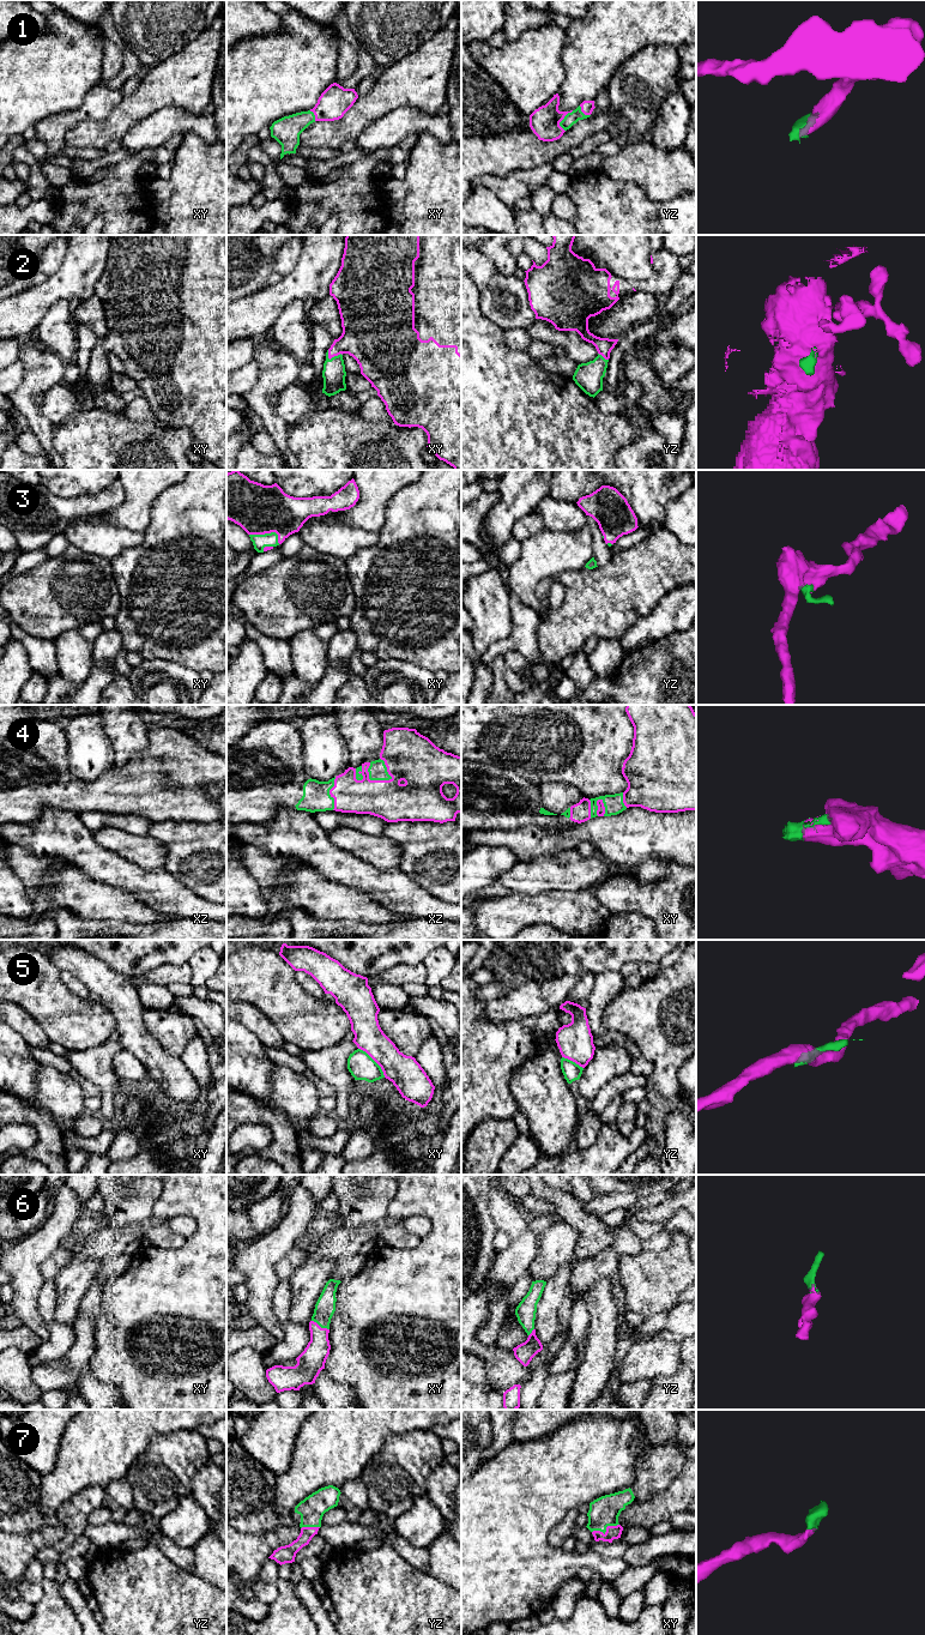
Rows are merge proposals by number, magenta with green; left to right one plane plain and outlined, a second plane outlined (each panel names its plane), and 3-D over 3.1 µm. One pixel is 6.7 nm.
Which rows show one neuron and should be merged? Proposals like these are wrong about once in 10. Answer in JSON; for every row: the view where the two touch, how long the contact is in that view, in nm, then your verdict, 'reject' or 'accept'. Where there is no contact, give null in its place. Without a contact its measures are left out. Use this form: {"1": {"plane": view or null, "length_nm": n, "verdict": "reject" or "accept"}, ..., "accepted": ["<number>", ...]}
{"1": {"plane": "yz", "length_nm": 160, "verdict": "accept"}, "2": {"plane": "xy", "length_nm": 110, "verdict": "accept"}, "3": {"plane": "xy", "length_nm": 220, "verdict": "accept"}, "4": {"plane": "xz", "length_nm": 190, "verdict": "accept"}, "5": {"plane": "xy", "length_nm": 260, "verdict": "reject"}, "6": {"plane": "xy", "length_nm": 140, "verdict": "accept"}, "7": {"plane": "xy", "length_nm": 190, "verdict": "accept"}, "accepted": ["1", "2", "3", "4", "6", "7"]}

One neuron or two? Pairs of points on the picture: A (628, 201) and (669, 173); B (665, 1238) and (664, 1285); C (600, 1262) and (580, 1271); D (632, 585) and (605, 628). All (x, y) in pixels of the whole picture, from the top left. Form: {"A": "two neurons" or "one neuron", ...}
{"A": "two neurons", "B": "two neurons", "C": "one neuron", "D": "one neuron"}

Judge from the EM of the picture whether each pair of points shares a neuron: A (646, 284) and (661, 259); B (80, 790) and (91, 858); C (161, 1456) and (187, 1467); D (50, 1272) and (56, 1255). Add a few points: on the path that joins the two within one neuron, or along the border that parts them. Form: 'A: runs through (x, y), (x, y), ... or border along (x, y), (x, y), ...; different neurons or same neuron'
A: runs through (653, 281), (661, 272), (661, 266); same neuron
B: border along (56, 808), (76, 812), (113, 812); different neurons
C: runs through (167, 1460), (181, 1461); same neuron
D: runs through (50, 1268), (56, 1259); same neuron

